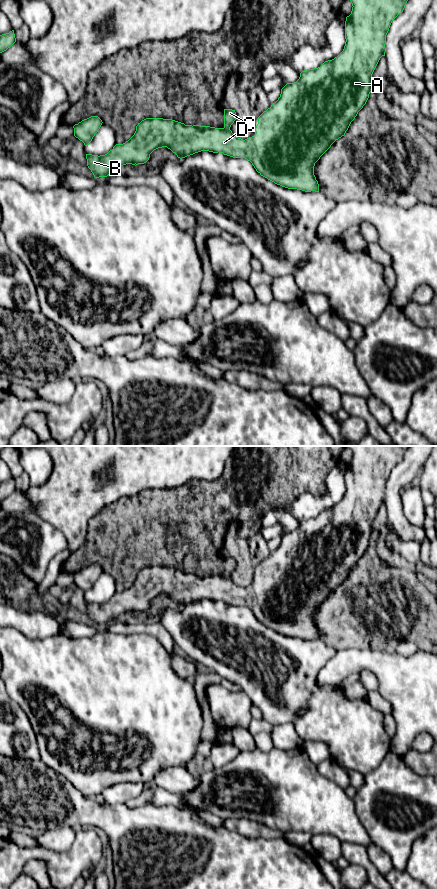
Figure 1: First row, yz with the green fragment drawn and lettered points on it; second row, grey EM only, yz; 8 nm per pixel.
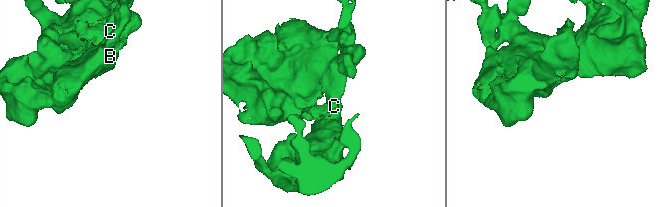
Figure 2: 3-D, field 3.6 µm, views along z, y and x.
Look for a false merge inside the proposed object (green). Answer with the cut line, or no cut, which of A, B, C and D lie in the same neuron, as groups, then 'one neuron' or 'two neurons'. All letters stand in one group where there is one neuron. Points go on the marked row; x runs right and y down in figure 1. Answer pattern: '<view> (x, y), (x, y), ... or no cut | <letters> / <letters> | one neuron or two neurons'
yz (224, 127), (229, 128) | A B D / C | two neurons

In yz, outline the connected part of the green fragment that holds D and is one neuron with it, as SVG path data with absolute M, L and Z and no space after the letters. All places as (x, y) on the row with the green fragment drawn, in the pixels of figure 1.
M350 0L352 11L345 21L345 46L334 59L325 61L320 67L307 69L300 73L294 83L287 83L278 100L258 117L256 134L245 140L236 137L230 128L215 128L201 125L185 125L184 123L163 118L146 118L136 126L134 135L123 144L116 144L105 155L86 154L87 166L95 178L107 177L126 164L138 165L146 163L150 154L162 147L167 147L178 158L182 159L201 151L223 153L233 158L245 158L252 163L256 171L277 185L288 189L305 192L319 192L319 184L314 175L315 163L331 147L345 135L351 122L366 104L369 94L374 90L372 74L382 56L385 56L386 35L392 21L403 12L408 0Z

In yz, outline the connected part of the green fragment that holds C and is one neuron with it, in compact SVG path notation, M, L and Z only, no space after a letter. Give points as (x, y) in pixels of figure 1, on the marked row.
M224 109L224 128L230 128L236 120L236 112L232 109Z

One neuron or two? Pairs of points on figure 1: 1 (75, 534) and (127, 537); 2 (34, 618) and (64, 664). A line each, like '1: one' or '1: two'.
1: two
2: two

